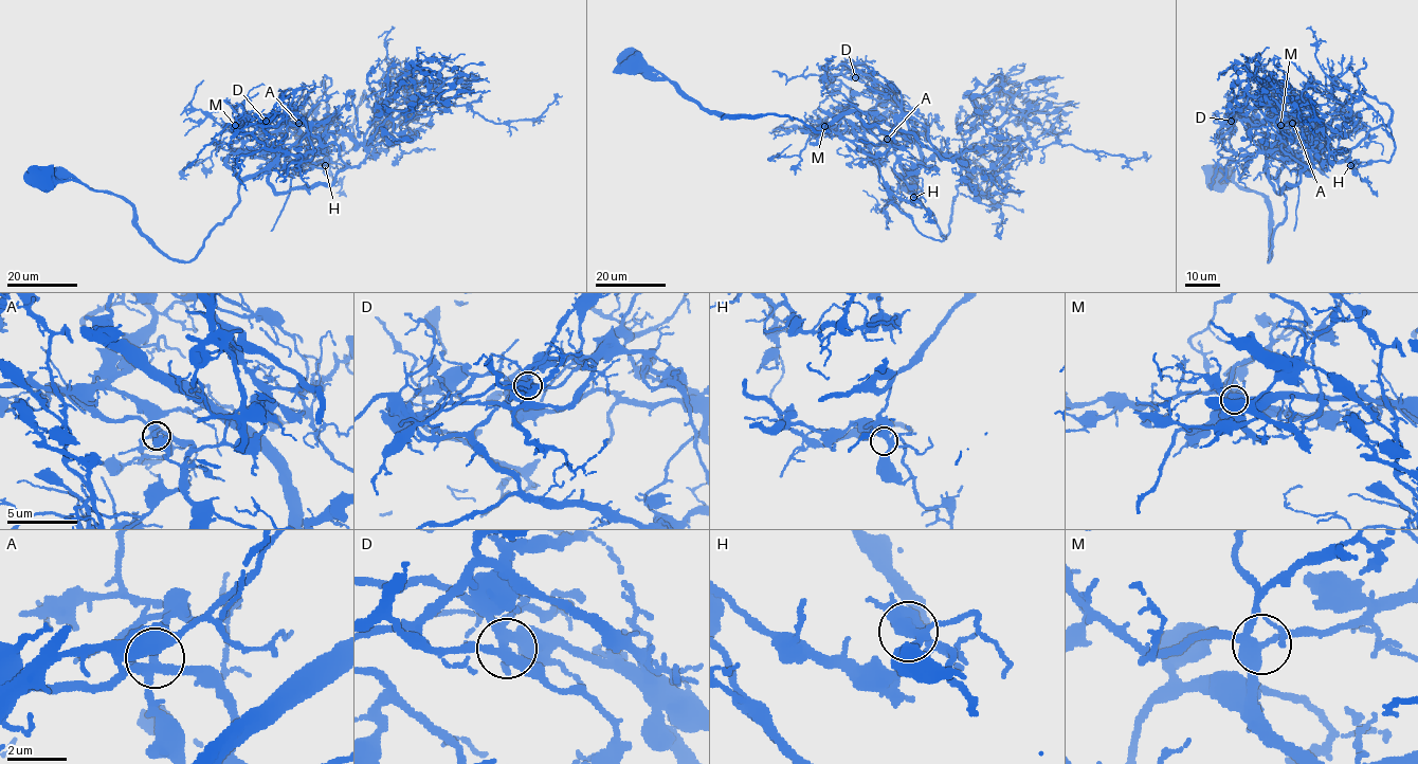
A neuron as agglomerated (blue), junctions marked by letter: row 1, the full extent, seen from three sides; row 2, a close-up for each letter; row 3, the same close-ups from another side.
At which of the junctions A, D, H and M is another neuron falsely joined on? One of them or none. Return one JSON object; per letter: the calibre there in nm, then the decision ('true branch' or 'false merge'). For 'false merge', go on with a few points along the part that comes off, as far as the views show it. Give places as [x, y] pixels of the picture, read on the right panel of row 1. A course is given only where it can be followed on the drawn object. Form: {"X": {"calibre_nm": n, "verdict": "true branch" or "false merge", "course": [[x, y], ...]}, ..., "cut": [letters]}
{"A": {"calibre_nm": 360, "verdict": "true branch"}, "D": {"calibre_nm": 320, "verdict": "false merge", "course": [[1231, 121], [1222, 147], [1247, 155], [1293, 151], [1303, 158], [1296, 169], [1247, 135], [1258, 105], [1276, 102]]}, "H": {"calibre_nm": 360, "verdict": "true branch"}, "M": {"calibre_nm": 360, "verdict": "true branch"}, "cut": ["D"]}

